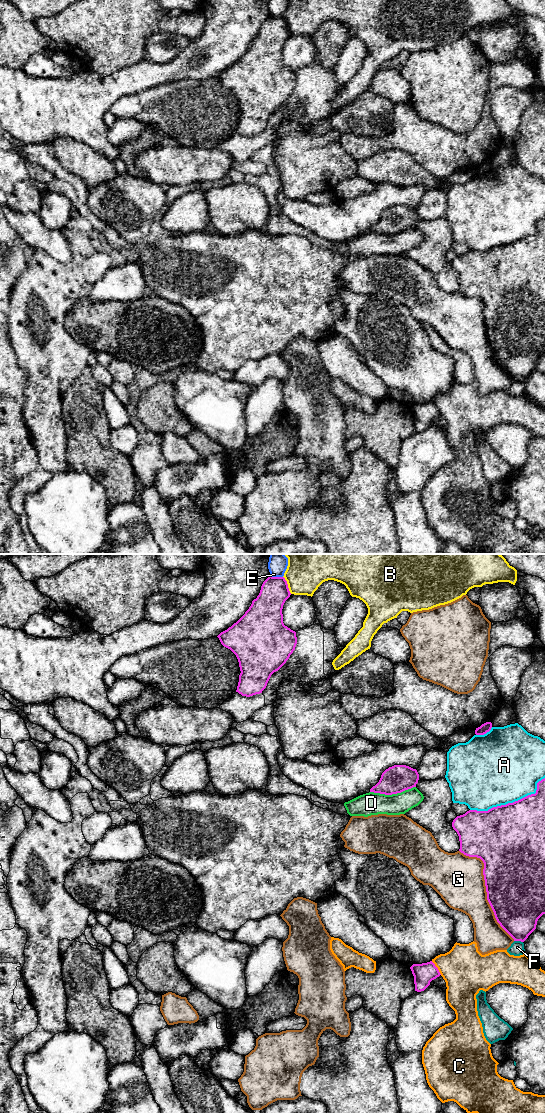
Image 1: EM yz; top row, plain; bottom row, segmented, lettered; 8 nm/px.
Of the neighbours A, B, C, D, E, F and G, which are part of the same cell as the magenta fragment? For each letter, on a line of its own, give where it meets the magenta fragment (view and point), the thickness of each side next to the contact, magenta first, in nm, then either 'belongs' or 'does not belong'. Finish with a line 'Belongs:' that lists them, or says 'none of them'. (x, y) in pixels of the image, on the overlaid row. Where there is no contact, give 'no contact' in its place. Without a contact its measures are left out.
A: yz (510, 803) | 500/480 nm | does not belong
B: yz (287, 585) | 240/360 nm | does not belong
C: yz (437, 968) | 170/380 nm | does not belong
D: yz (392, 793) | 220/180 nm | belongs
E: yz (276, 577) | 240/160 nm | does not belong
F: yz (518, 940) | 380/110 nm | does not belong
G: yz (486, 889) | 480/400 nm | does not belong
Belongs: D

